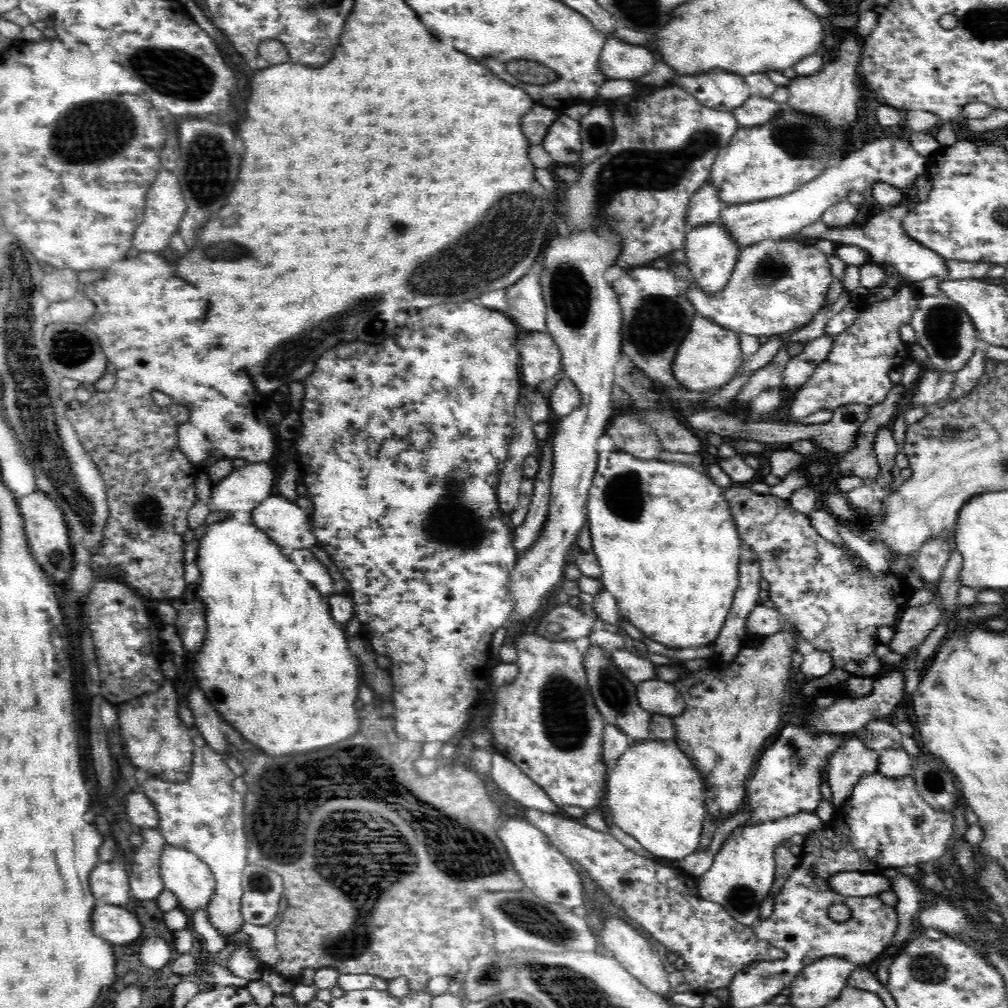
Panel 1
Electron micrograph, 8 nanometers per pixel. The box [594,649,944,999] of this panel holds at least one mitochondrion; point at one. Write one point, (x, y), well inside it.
(741, 900)

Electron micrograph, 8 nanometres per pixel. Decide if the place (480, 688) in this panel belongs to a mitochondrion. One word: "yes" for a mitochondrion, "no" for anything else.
no

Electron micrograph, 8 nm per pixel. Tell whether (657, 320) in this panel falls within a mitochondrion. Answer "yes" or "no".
yes

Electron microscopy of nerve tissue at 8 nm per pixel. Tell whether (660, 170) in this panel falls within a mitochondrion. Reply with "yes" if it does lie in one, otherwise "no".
yes

